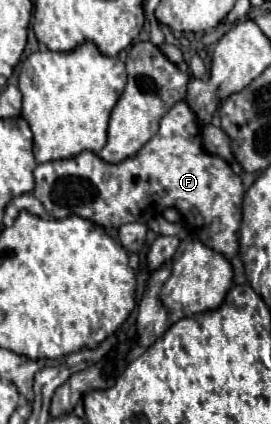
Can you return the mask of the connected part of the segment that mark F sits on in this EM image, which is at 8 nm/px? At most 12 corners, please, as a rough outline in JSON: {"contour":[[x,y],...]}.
{"contour":[[177,102],[137,156],[35,168],[51,218],[103,228],[173,206],[239,250],[243,184]]}

